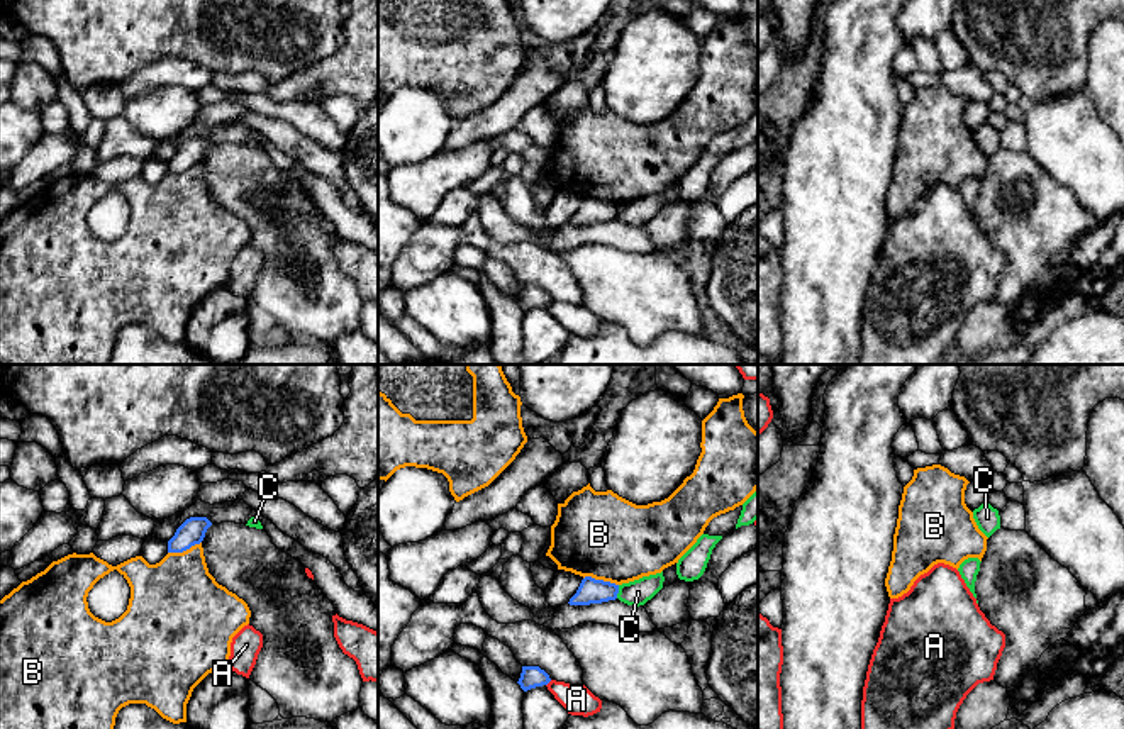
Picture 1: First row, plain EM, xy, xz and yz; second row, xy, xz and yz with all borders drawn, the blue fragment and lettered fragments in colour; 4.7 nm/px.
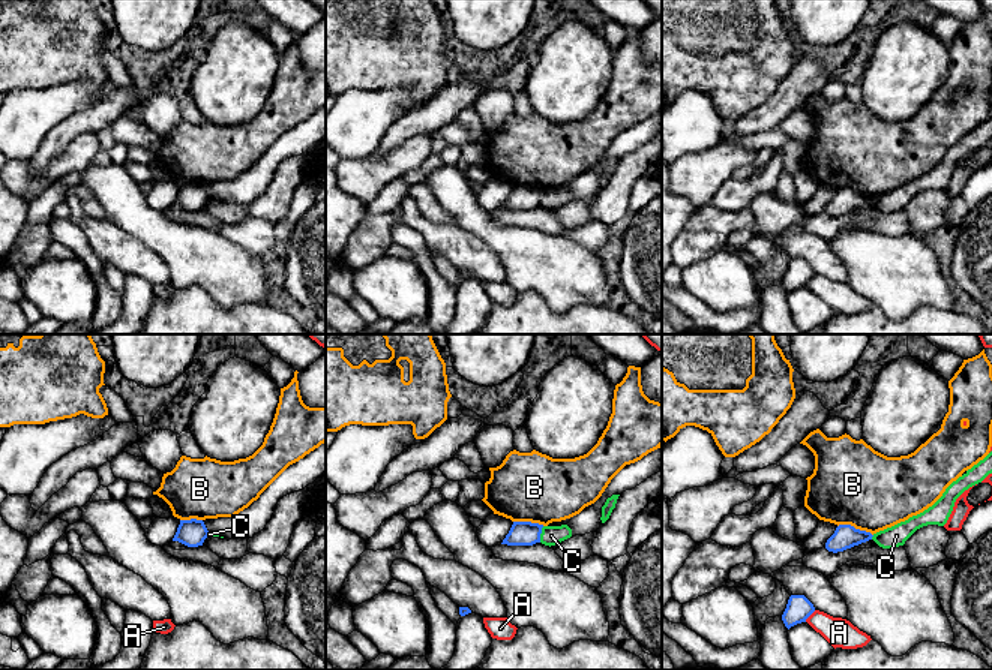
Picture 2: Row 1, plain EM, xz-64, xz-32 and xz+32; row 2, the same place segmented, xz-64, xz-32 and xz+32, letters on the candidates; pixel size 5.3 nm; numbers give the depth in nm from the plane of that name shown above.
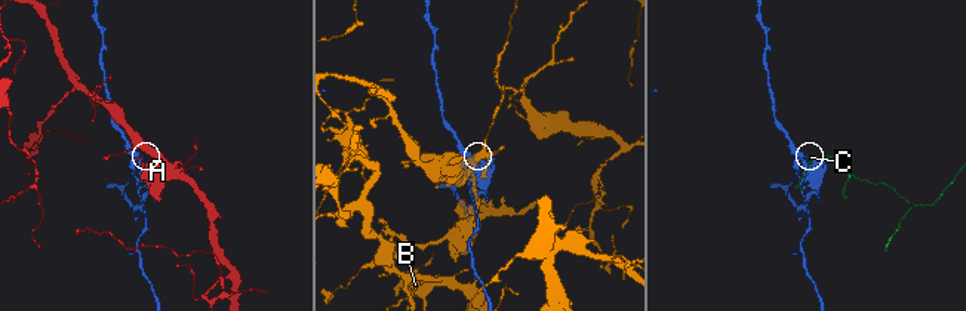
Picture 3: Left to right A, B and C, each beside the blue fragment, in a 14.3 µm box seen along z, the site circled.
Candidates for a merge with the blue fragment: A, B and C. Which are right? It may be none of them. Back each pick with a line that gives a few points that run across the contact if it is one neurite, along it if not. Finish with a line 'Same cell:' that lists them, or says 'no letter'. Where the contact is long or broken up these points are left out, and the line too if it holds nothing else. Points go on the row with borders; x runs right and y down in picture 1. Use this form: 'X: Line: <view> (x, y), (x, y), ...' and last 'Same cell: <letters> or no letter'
Same cell: no letter

